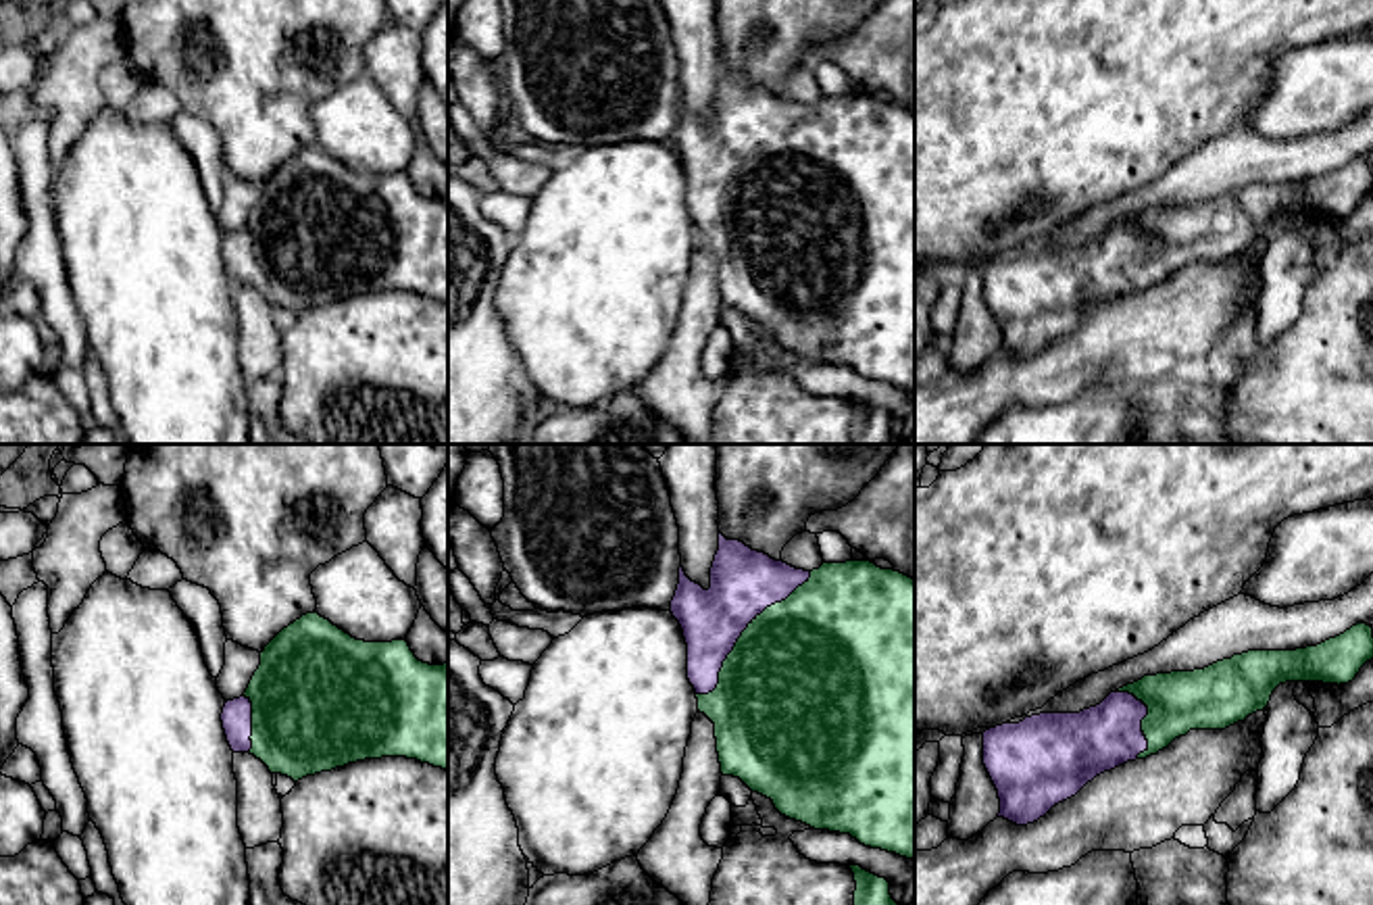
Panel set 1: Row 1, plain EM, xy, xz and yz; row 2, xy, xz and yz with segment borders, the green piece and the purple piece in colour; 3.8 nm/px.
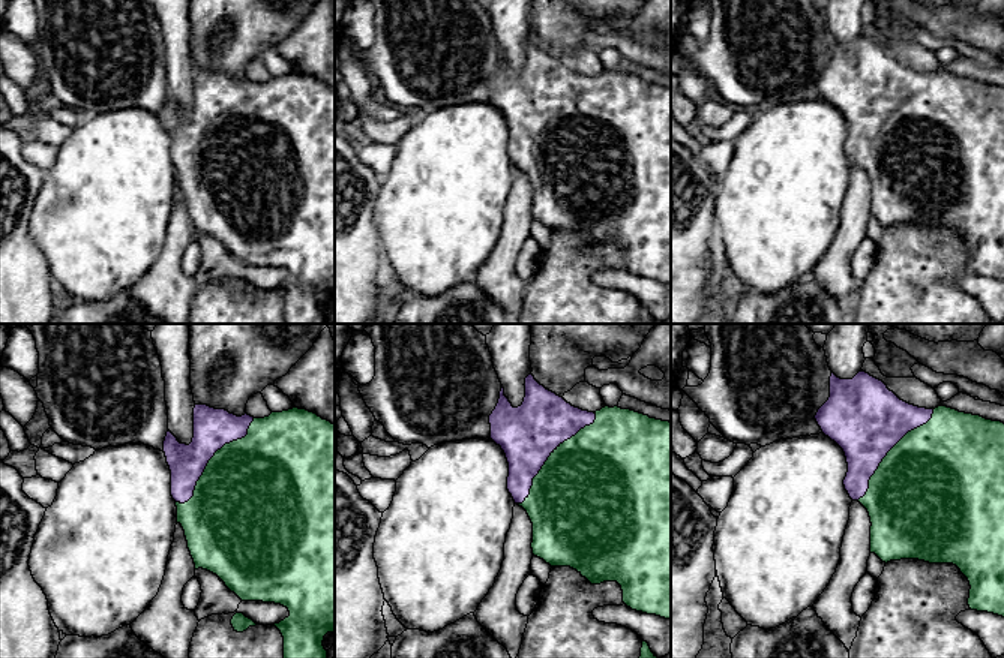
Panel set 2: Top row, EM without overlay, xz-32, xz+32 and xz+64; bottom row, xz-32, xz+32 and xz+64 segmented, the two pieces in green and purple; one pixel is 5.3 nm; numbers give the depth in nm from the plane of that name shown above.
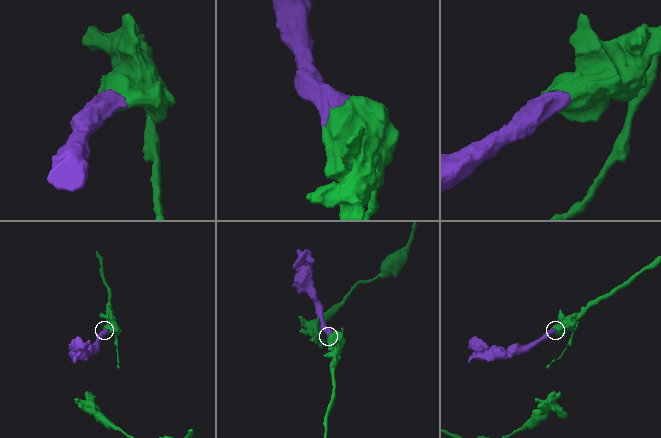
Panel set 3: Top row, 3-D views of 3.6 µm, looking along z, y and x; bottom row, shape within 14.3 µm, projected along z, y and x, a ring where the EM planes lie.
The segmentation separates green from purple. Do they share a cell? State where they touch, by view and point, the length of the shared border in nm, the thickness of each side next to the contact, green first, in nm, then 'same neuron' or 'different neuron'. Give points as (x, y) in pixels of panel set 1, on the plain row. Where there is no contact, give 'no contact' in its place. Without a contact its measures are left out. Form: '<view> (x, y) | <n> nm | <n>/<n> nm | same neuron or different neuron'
xz (742, 167) | 650 nm | 500/260 nm | same neuron

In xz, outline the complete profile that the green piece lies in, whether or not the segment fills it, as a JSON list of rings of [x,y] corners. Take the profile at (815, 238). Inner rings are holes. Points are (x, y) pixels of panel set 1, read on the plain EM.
[[[719,65],[719,83],[710,100],[710,121],[692,115],[679,100],[671,146],[688,177],[688,213],[696,223],[698,244],[715,256],[723,309],[740,311],[752,325],[773,334],[775,342],[815,363],[850,367],[860,377],[915,392],[915,113],[881,102],[871,94],[823,96],[804,104]]]

